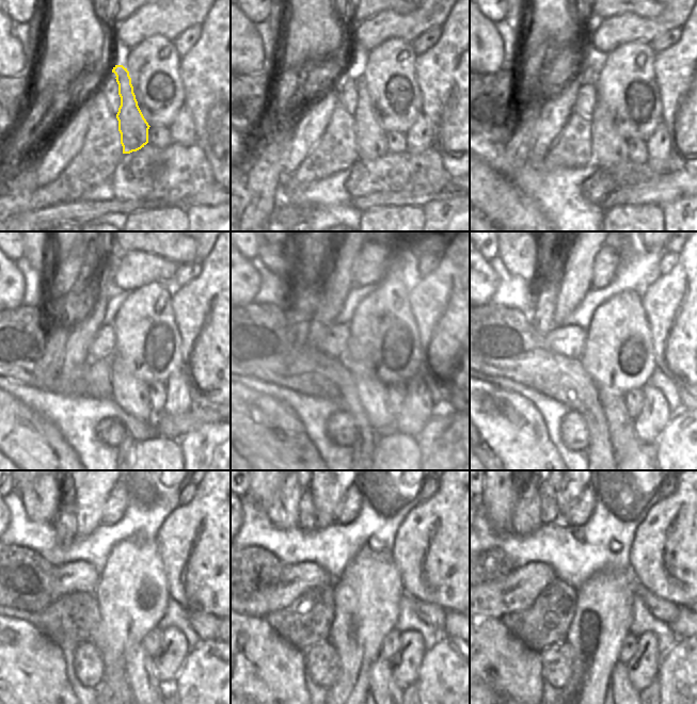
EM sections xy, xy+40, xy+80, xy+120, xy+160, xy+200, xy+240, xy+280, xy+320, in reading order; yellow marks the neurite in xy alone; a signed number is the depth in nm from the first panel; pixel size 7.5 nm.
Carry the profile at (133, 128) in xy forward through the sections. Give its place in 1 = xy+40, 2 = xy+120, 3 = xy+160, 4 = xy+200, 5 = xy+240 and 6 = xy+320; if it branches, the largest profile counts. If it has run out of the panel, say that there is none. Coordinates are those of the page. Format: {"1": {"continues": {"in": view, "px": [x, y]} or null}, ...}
{"1": {"continues": {"in": "xy+40", "px": [370, 139]}}, "2": {"continues": {"in": "xy+120", "px": [130, 394]}}, "3": {"continues": {"in": "xy+160", "px": [374, 401]}}, "4": {"continues": {"in": "xy+200", "px": [622, 436]}}, "5": {"continues": {"in": "xy+240", "px": [145, 687]}}, "6": {"continues": {"in": "xy+320", "px": [621, 686]}}}

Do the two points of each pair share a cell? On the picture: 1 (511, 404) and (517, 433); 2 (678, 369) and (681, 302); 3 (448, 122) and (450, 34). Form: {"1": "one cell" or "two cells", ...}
{"1": "one cell", "2": "one cell", "3": "one cell"}

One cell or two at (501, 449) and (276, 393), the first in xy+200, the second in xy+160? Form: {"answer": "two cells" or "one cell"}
{"answer": "two cells"}

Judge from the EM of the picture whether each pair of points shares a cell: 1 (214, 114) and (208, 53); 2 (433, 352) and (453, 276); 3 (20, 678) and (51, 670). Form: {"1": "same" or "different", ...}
{"1": "same", "2": "same", "3": "same"}

